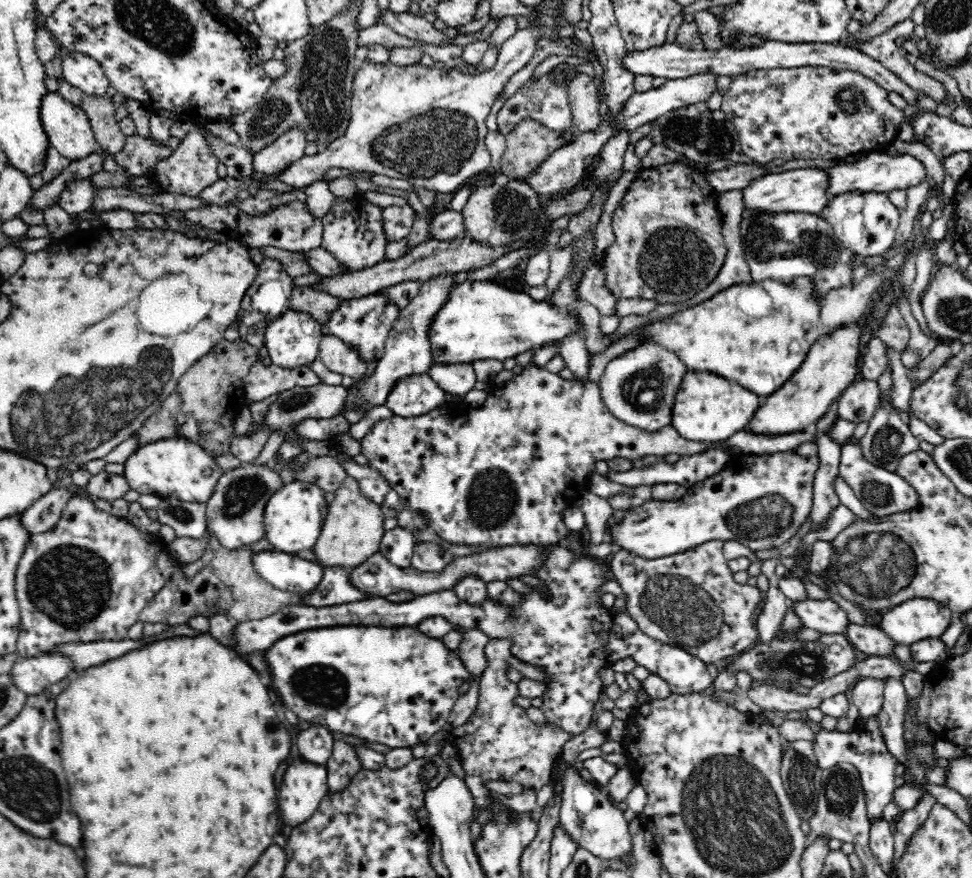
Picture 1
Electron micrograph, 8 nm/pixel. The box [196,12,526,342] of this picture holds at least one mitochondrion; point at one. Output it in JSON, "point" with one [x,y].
{"point":[321,100]}

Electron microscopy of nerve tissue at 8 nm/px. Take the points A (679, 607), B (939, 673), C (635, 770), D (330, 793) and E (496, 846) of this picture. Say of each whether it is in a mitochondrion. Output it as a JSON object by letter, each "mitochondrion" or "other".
{"A":"mitochondrion","B":"other","C":"other","D":"other","E":"mitochondrion"}

